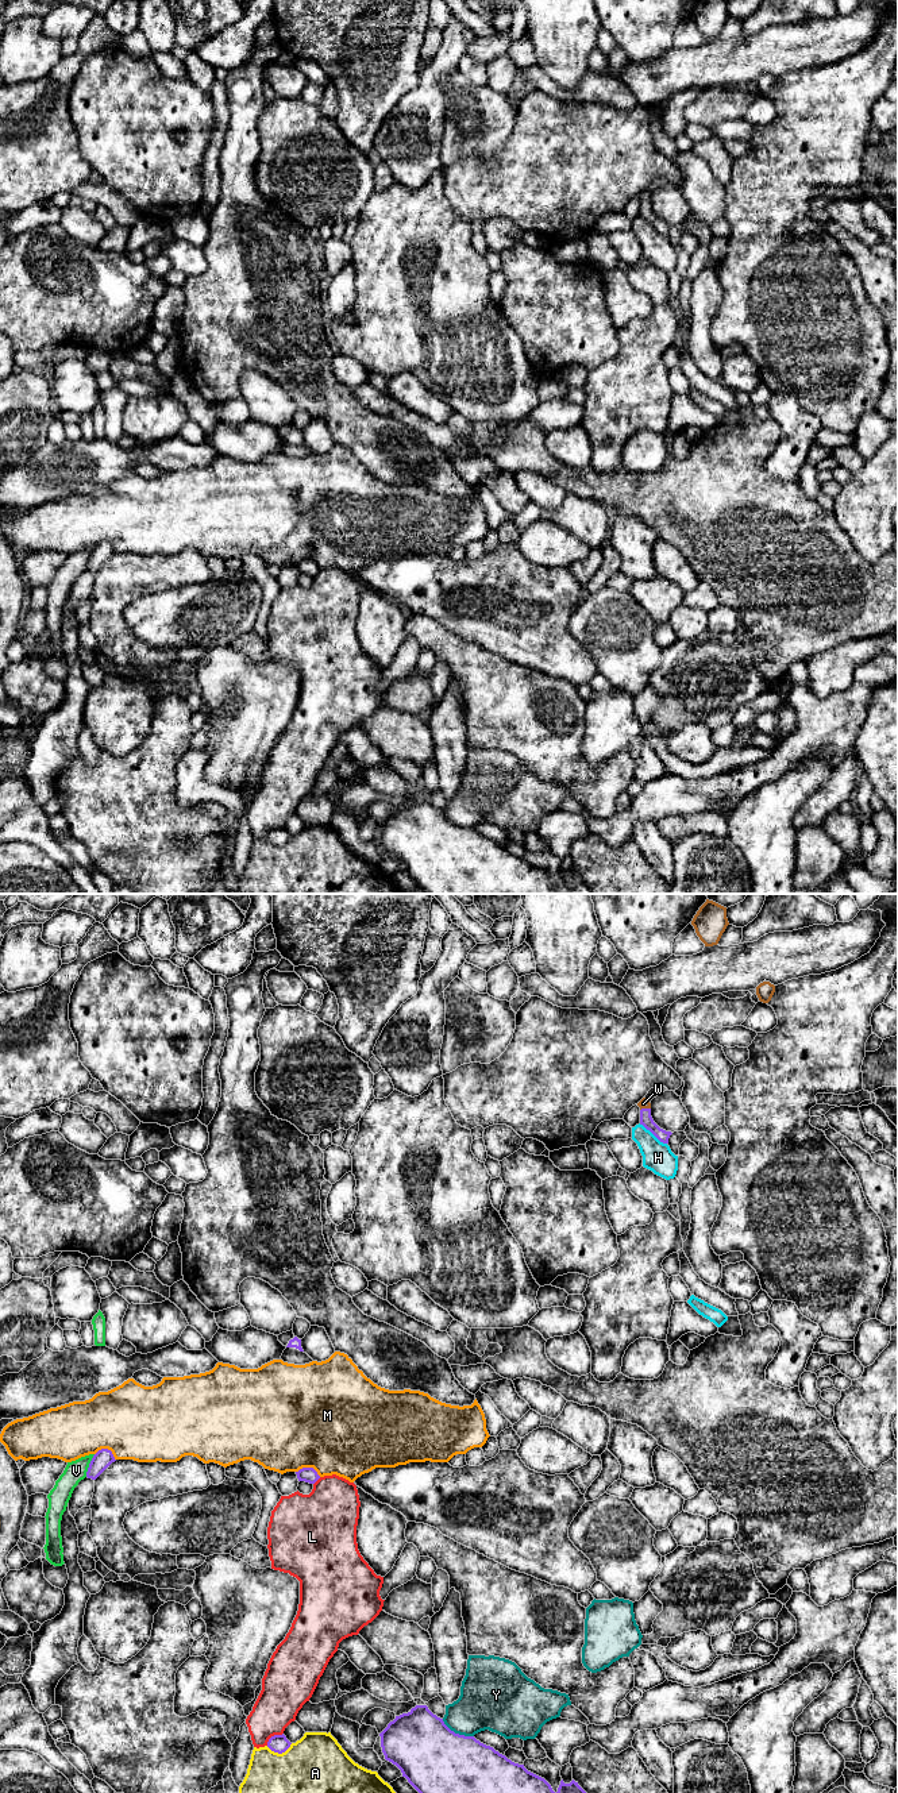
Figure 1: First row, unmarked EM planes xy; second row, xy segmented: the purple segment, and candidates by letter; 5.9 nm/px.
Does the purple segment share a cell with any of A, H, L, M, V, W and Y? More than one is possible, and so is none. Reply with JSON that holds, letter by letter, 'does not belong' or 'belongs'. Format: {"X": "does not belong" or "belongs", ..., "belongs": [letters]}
{"A": "does not belong", "H": "does not belong", "L": "does not belong", "M": "does not belong", "V": "does not belong", "W": "belongs", "Y": "does not belong", "belongs": ["W"]}

